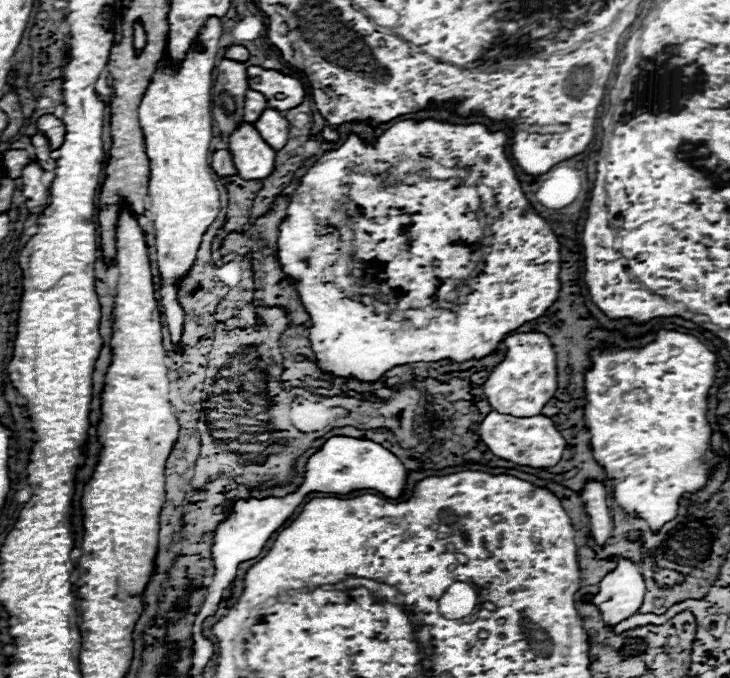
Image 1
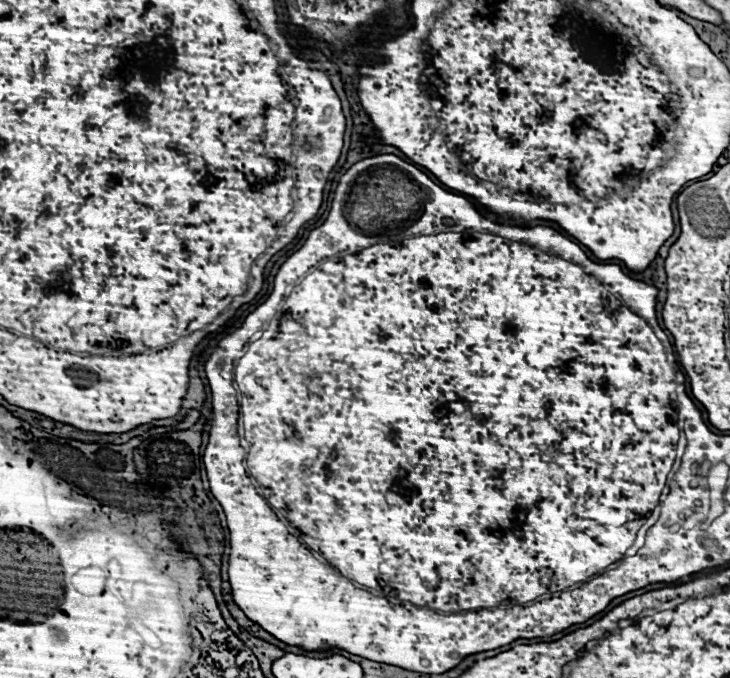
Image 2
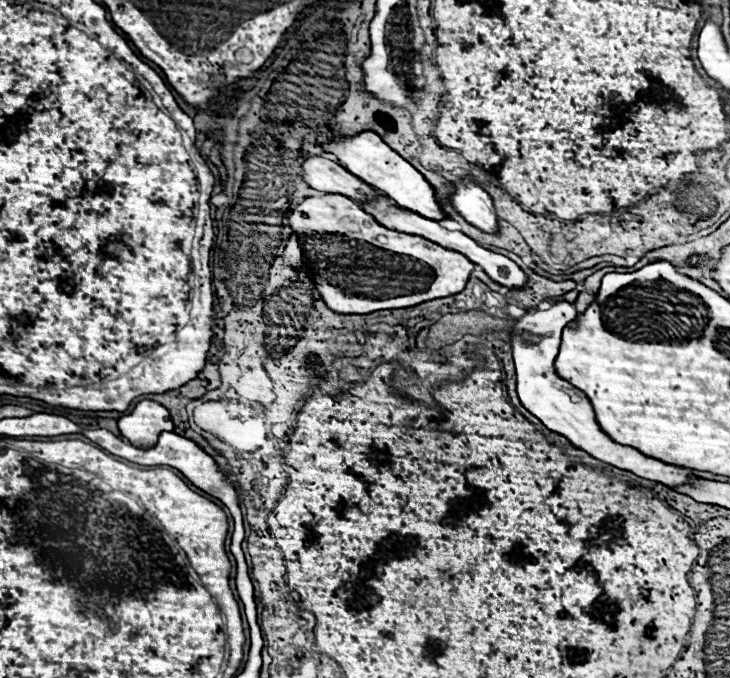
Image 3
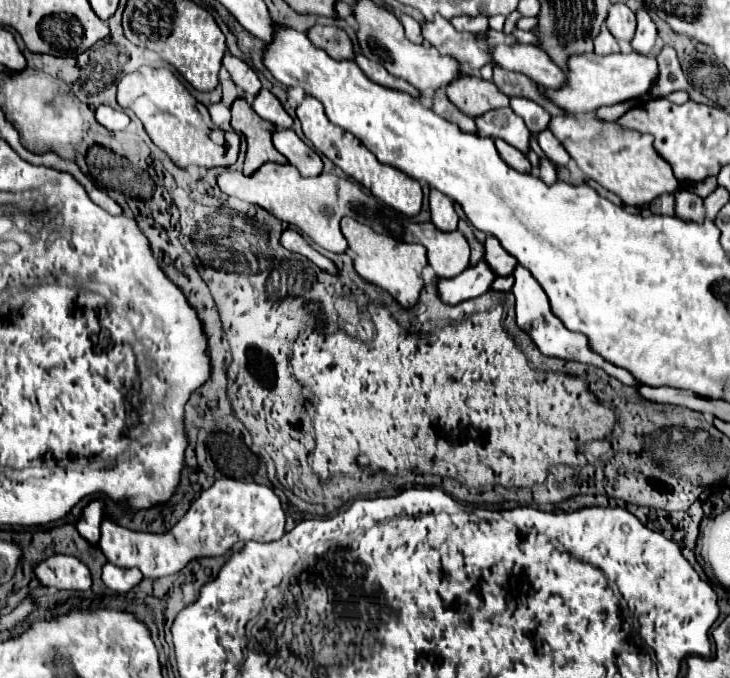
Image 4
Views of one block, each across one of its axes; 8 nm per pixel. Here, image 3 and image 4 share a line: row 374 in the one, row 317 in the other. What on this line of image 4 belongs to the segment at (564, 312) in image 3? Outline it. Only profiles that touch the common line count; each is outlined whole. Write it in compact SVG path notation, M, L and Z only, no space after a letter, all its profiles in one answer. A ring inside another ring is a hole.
M516 266L514 278L516 278L516 282L514 282L512 292L514 292L514 296L516 296L516 322L518 322L518 326L534 340L534 344L538 346L538 350L540 350L542 354L554 356L554 358L562 358L562 360L574 360L574 362L582 362L582 364L592 364L592 366L604 368L606 374L614 376L616 380L620 380L620 382L626 384L626 386L632 386L632 388L638 388L638 386L640 386L640 382L638 382L628 370L618 368L618 366L606 362L602 356L594 354L594 352L590 350L590 346L588 346L586 336L570 332L570 330L562 324L562 320L558 320L558 316L554 316L554 312L550 310L550 302L548 302L548 296L546 296L546 292L544 292L544 288L530 276L530 272L526 272L524 266Z

